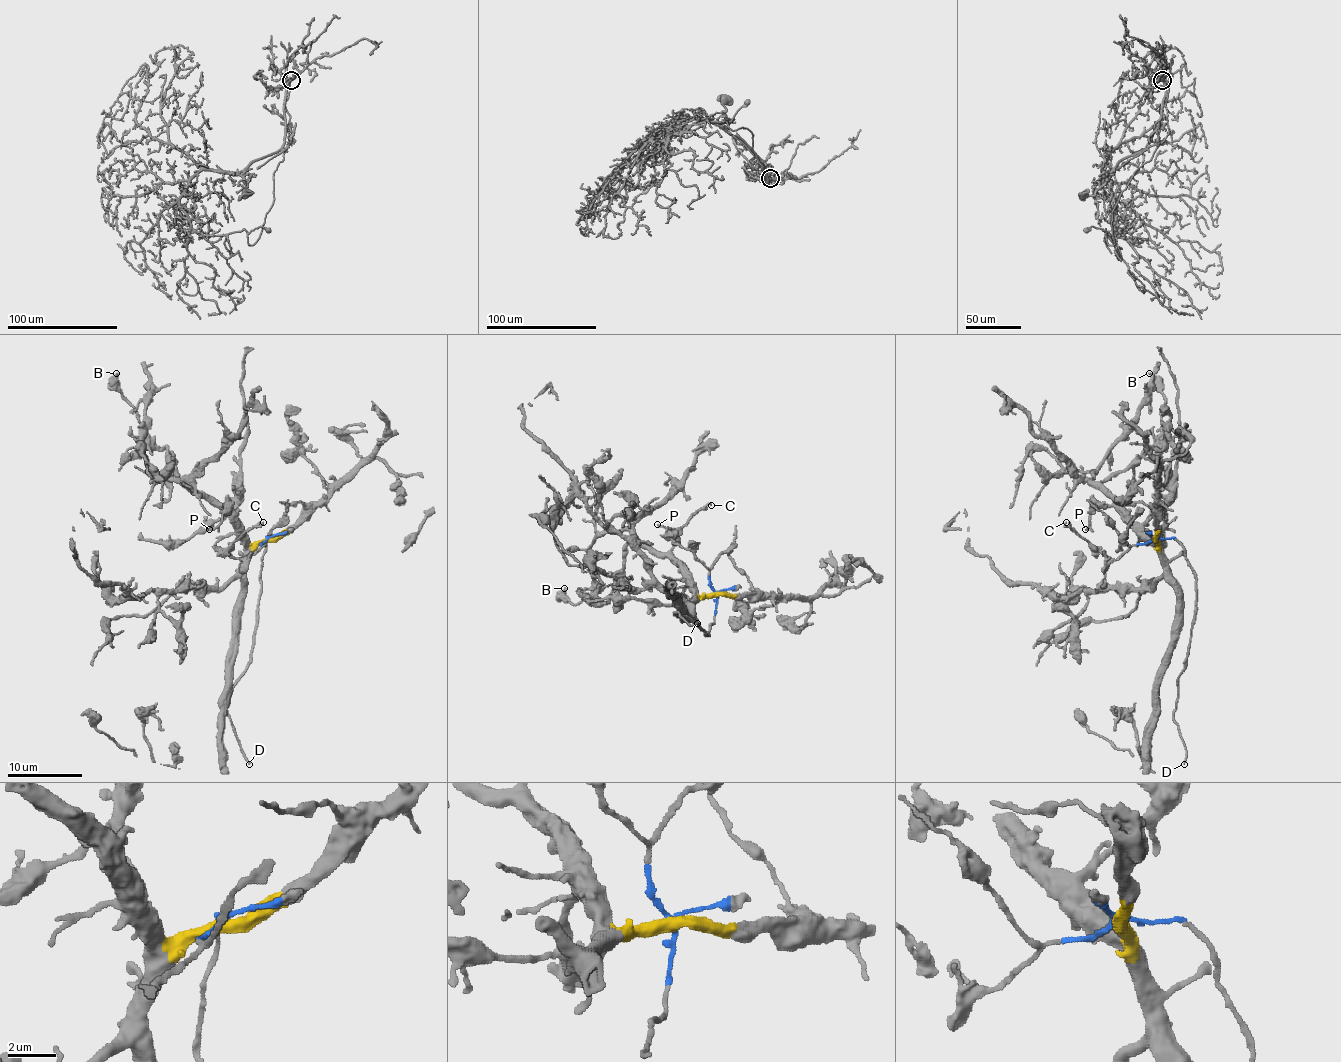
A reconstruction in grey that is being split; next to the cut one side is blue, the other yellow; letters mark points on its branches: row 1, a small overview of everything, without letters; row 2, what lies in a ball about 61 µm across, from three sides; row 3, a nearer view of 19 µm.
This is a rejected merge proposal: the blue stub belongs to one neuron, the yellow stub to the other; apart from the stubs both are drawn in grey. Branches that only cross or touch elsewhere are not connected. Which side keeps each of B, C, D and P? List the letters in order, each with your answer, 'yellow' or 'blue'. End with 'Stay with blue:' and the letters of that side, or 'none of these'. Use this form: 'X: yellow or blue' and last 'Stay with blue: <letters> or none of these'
B: yellow
C: blue
D: blue
P: yellow
Stay with blue: C, D

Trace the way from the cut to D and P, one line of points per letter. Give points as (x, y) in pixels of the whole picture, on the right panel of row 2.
D: (1154, 539), (1173, 537), (1182, 547), (1195, 577), (1195, 620), (1179, 676), (1173, 714), (1186, 751), (1184, 764)
P: (1154, 539), (1156, 545), (1113, 505), (1098, 505), (1085, 530)

